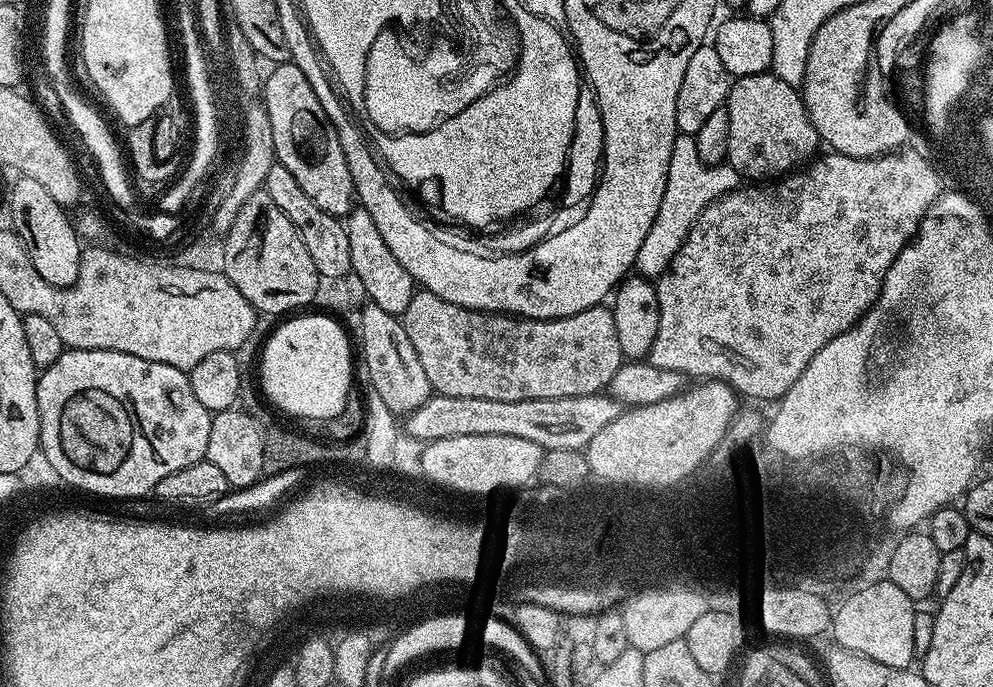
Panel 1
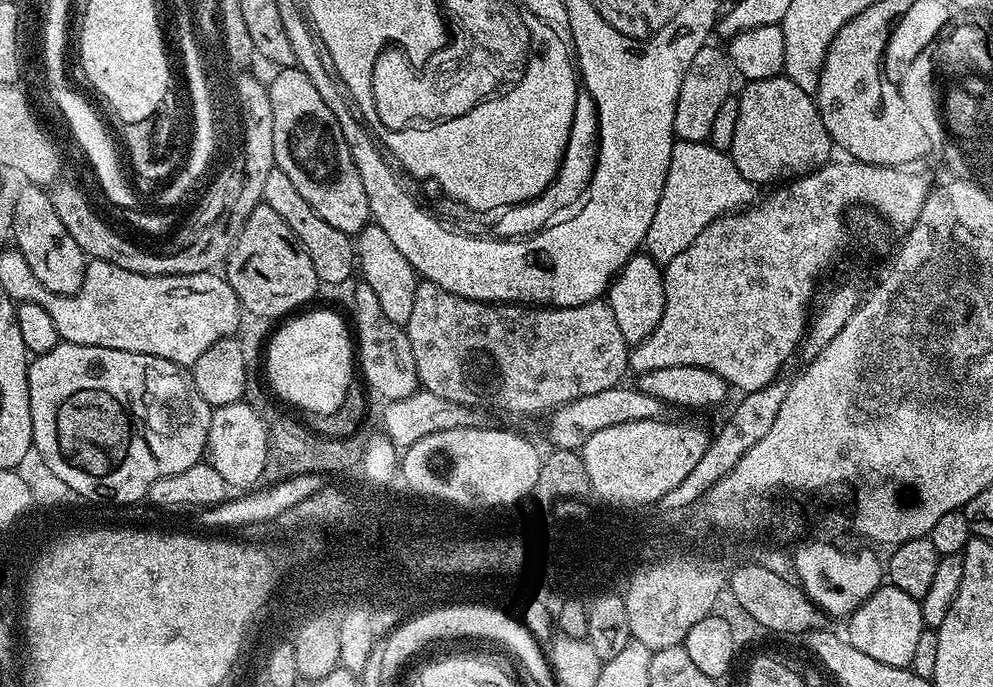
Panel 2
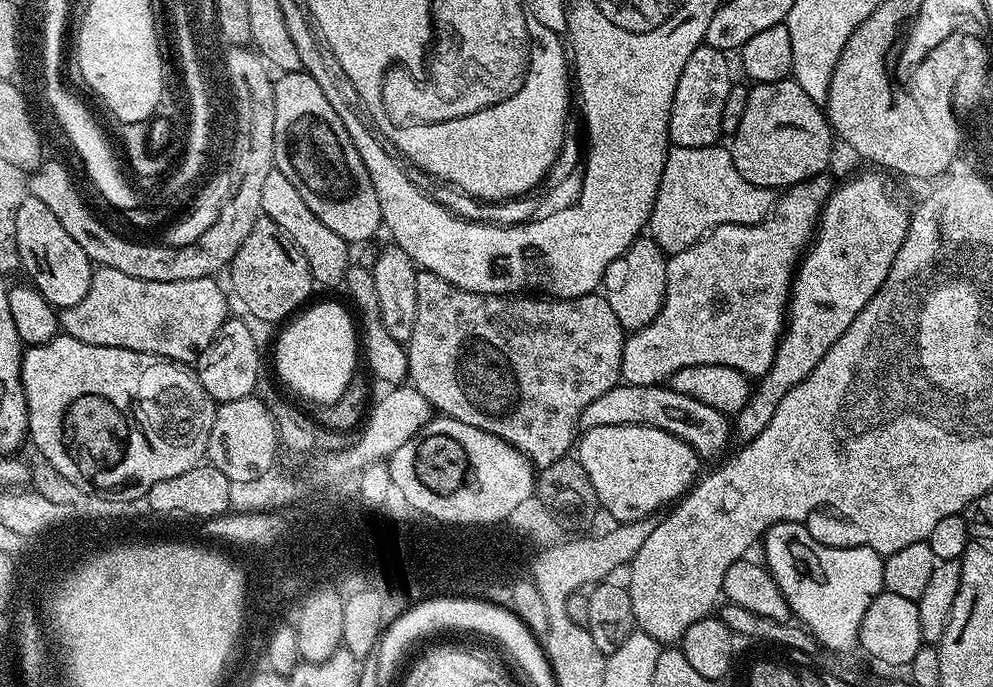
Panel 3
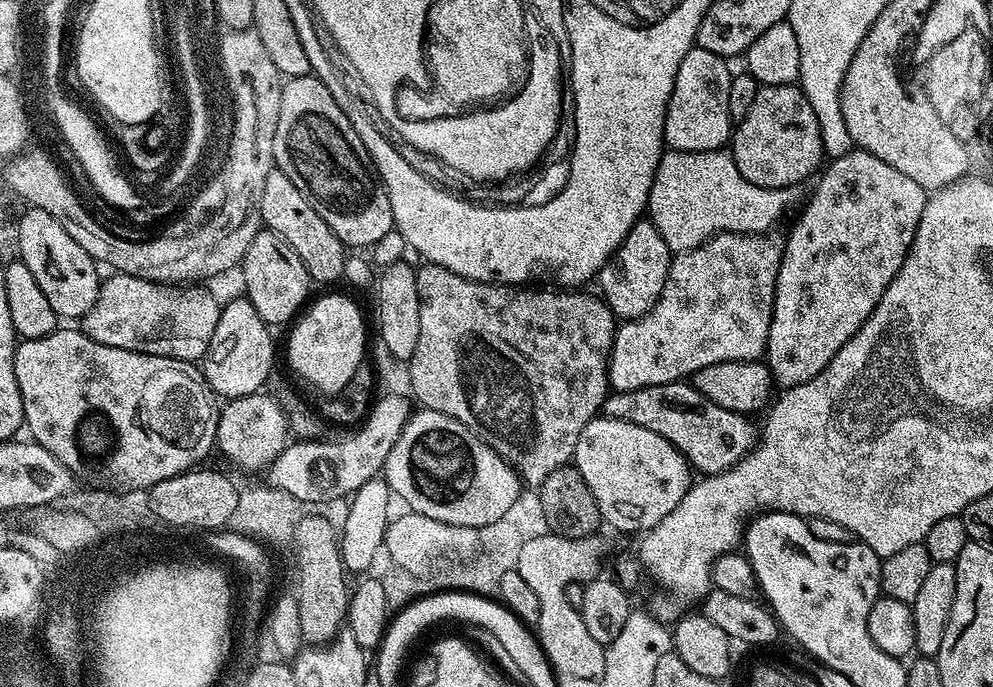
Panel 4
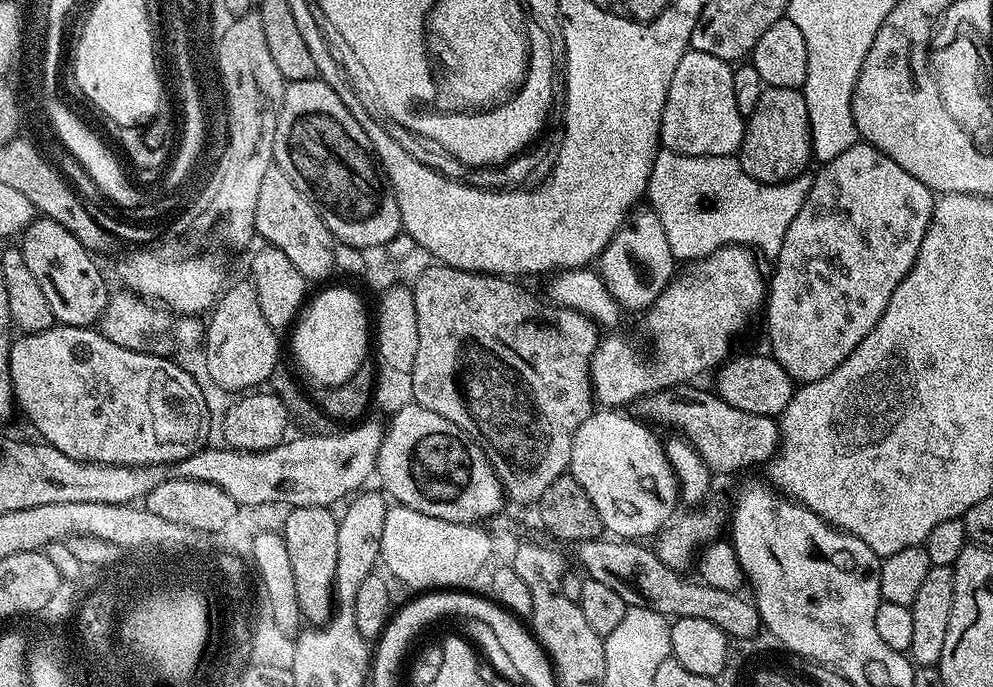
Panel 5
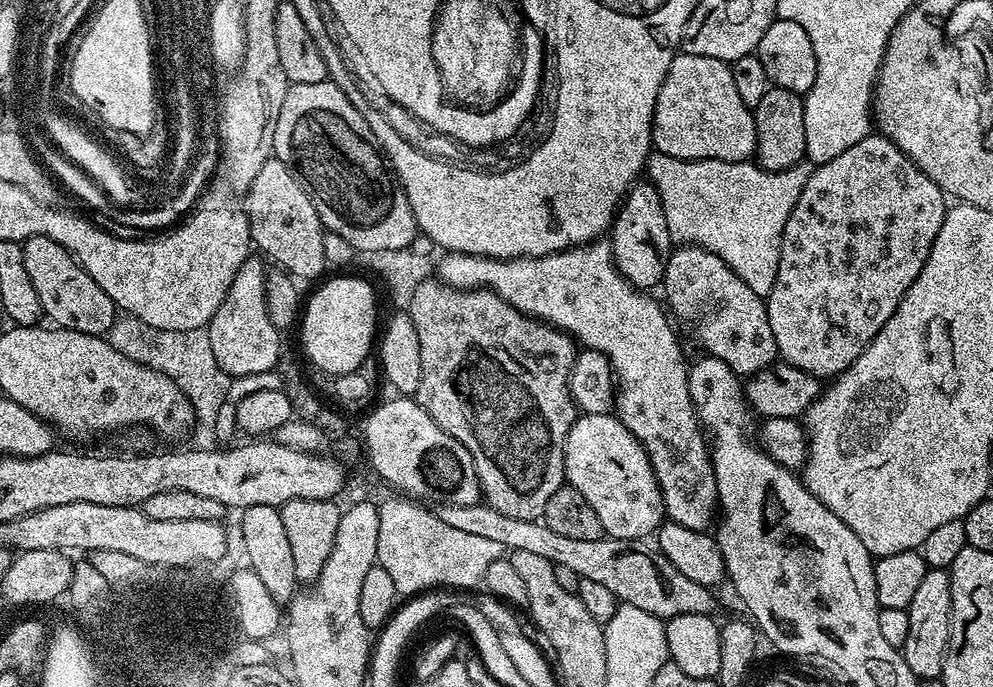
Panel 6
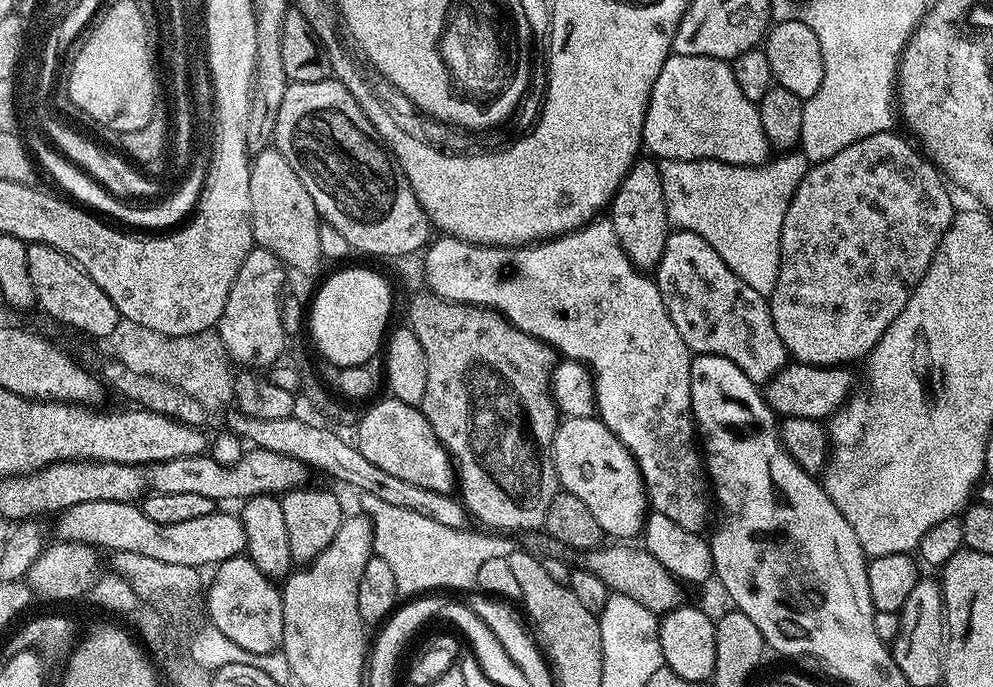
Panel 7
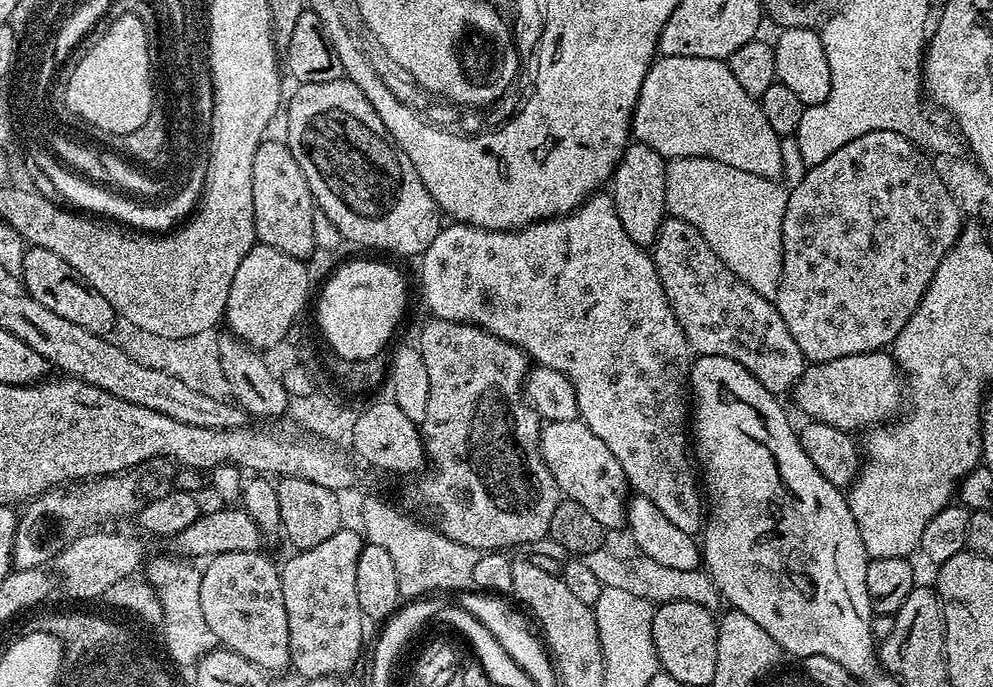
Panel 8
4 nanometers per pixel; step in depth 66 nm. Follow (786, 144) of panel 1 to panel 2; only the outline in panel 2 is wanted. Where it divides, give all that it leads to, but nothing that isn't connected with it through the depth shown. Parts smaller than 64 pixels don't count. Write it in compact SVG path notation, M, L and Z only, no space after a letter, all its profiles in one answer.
M783 74L749 80L743 86L745 88L738 92L738 126L734 126L734 142L730 149L734 166L738 166L738 174L742 174L742 178L757 186L775 185L785 178L806 176L833 159L834 145L826 126L822 126L813 93L801 90Z

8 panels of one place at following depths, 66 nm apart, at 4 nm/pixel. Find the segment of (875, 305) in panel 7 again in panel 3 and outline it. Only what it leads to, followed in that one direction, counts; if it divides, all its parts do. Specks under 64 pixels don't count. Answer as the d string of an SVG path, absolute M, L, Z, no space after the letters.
M868 171L872 172L860 172L837 183L824 201L812 242L792 277L784 334L776 343L774 362L765 376L759 377L746 406L734 413L734 436L740 442L758 438L780 399L801 384L826 358L826 350L850 330L850 322L862 314L866 302L886 282L886 274L890 274L890 266L906 242L910 208L896 193L897 181L883 171Z

